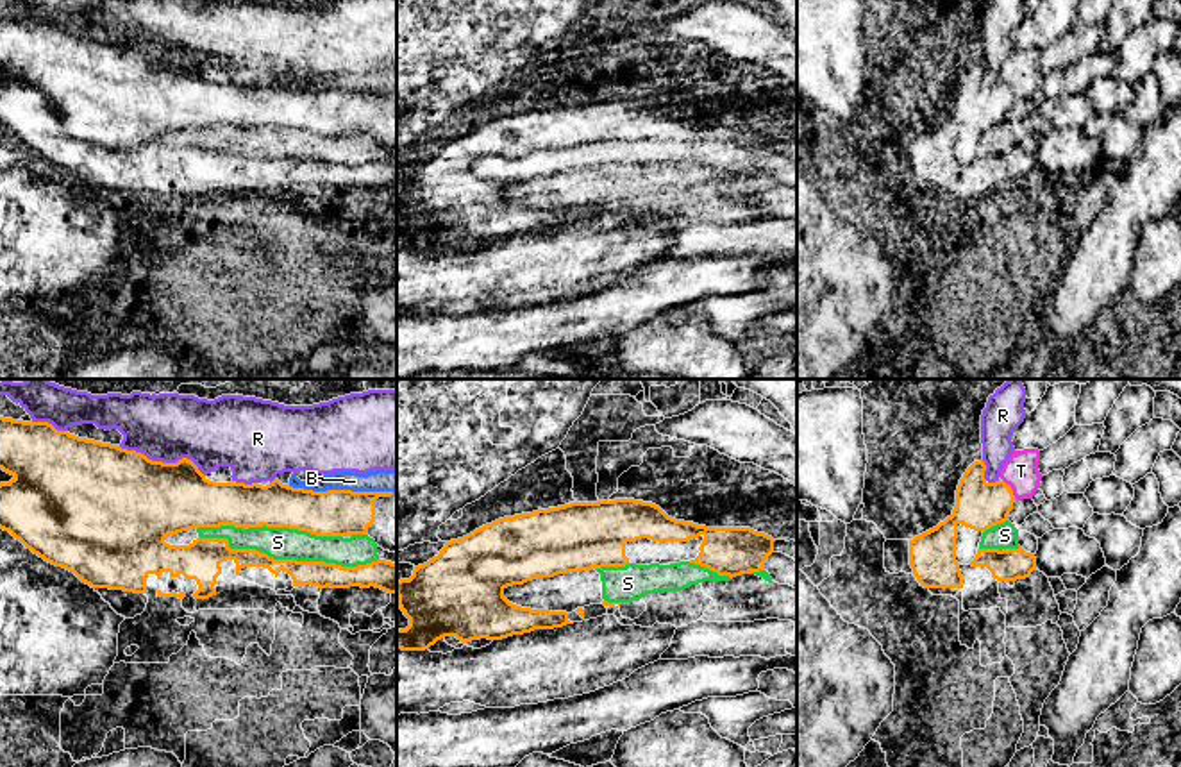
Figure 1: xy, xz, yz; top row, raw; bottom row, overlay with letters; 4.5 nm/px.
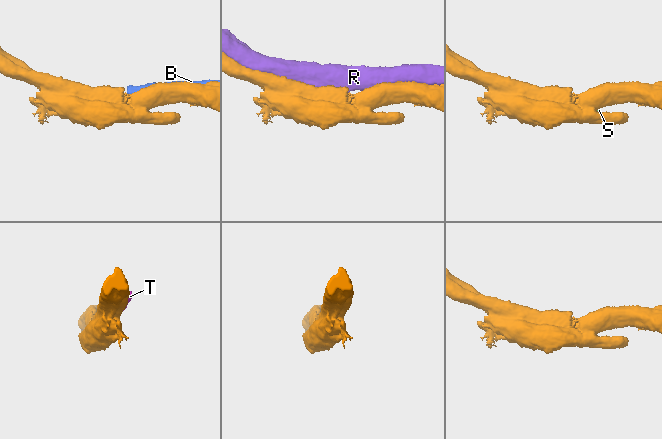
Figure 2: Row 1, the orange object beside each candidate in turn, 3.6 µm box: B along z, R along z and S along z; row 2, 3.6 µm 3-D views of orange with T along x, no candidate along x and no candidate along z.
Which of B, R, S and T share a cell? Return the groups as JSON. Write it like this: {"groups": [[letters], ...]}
{"groups": [["B", "T"], ["R"], ["S"]]}

